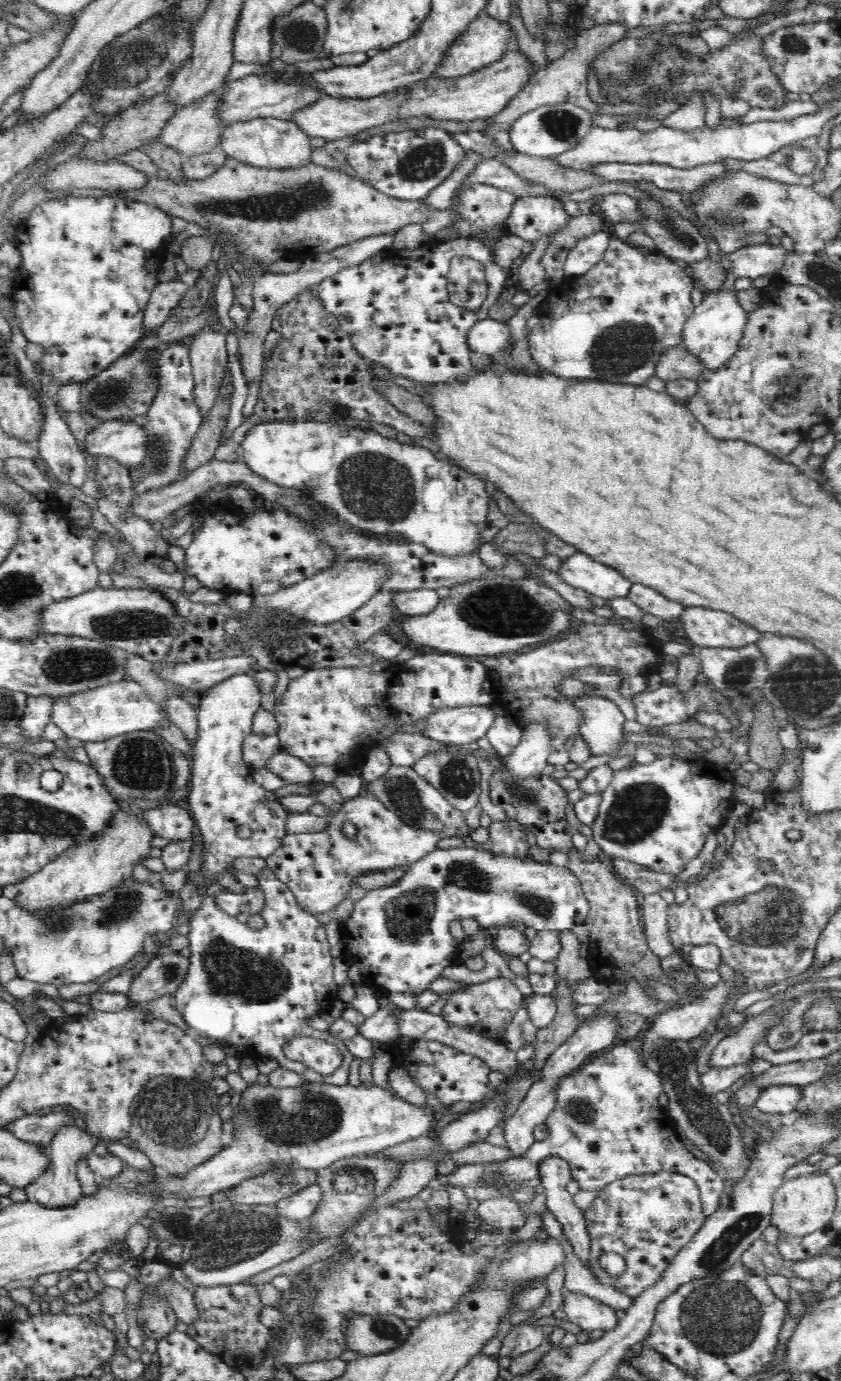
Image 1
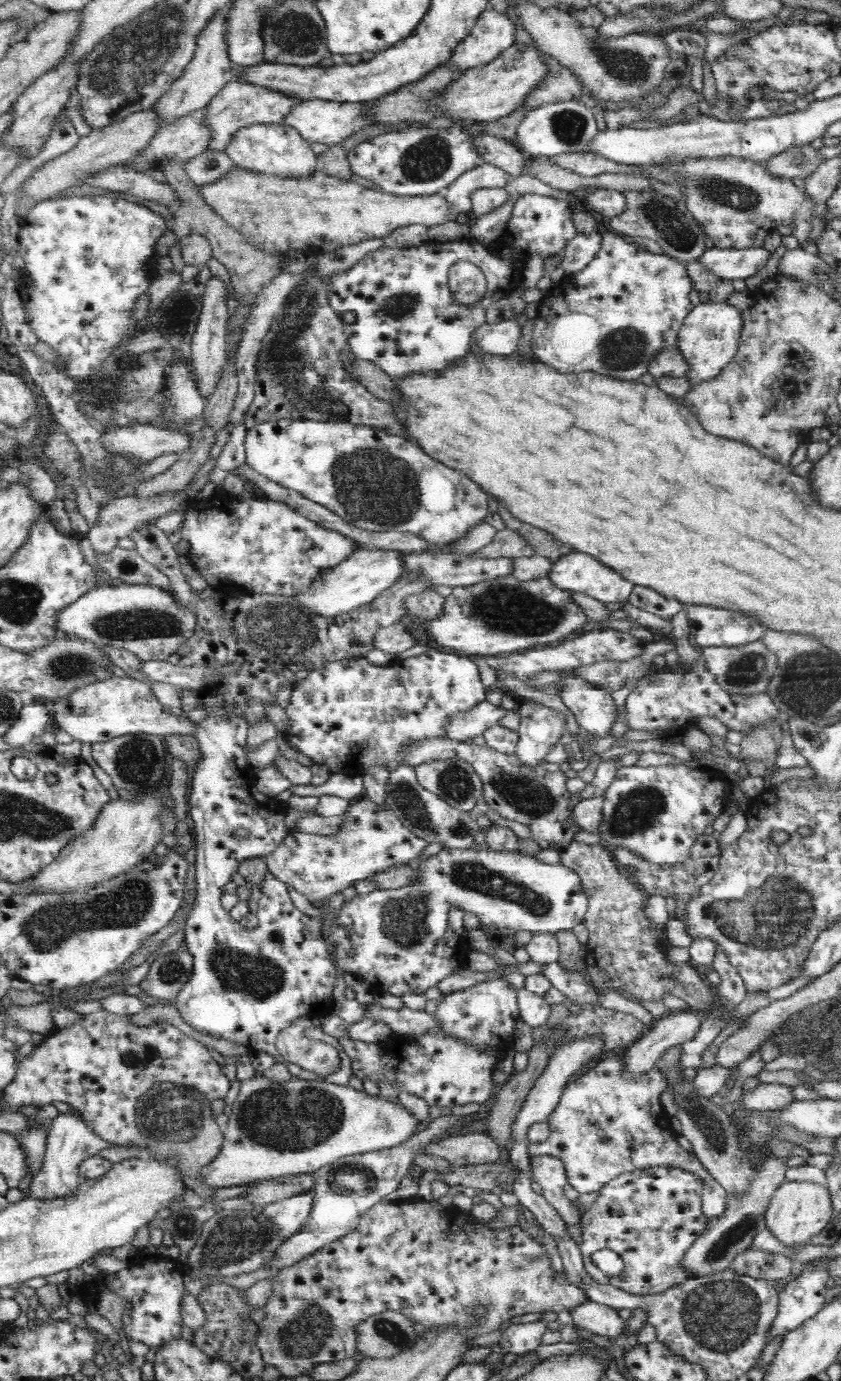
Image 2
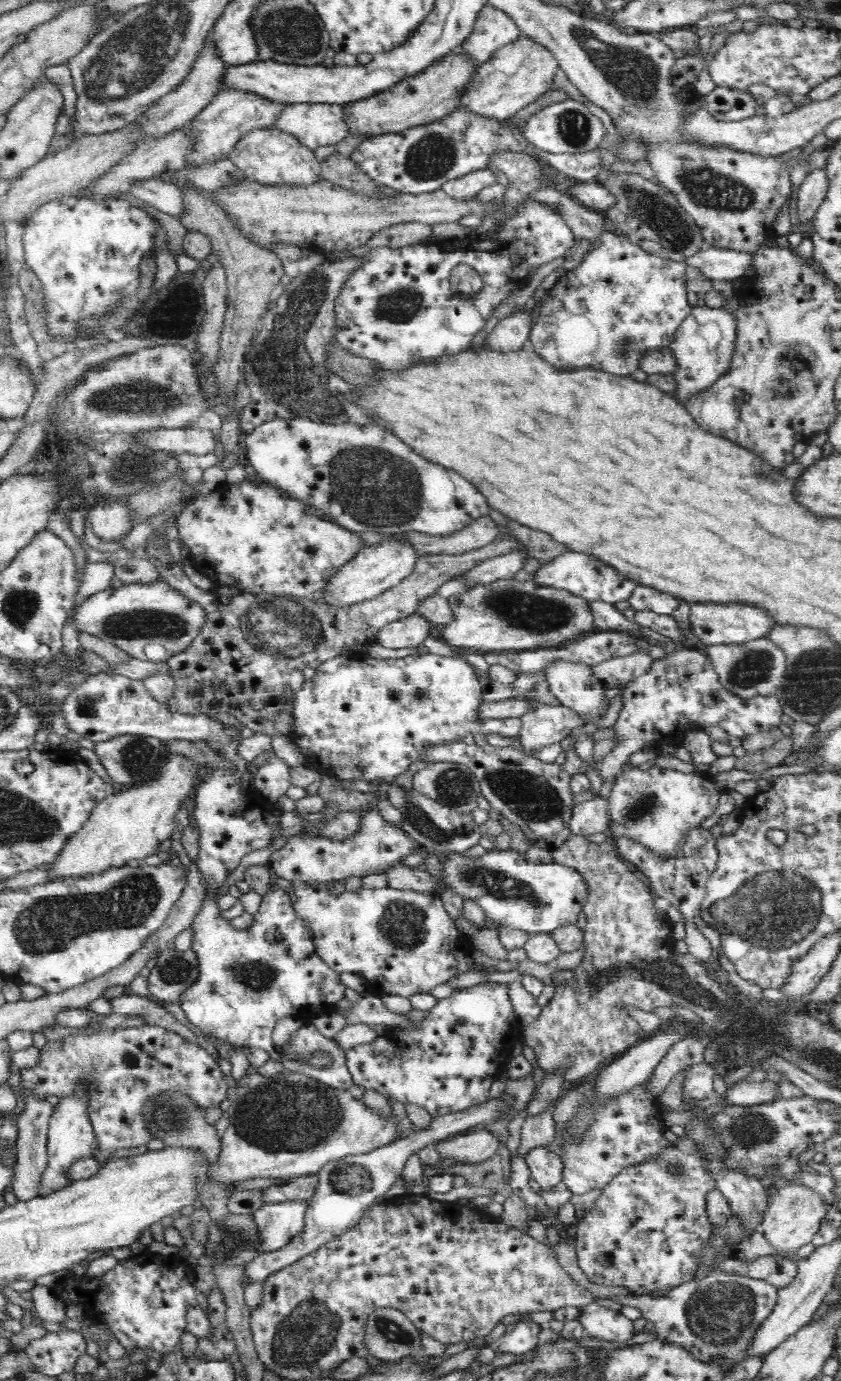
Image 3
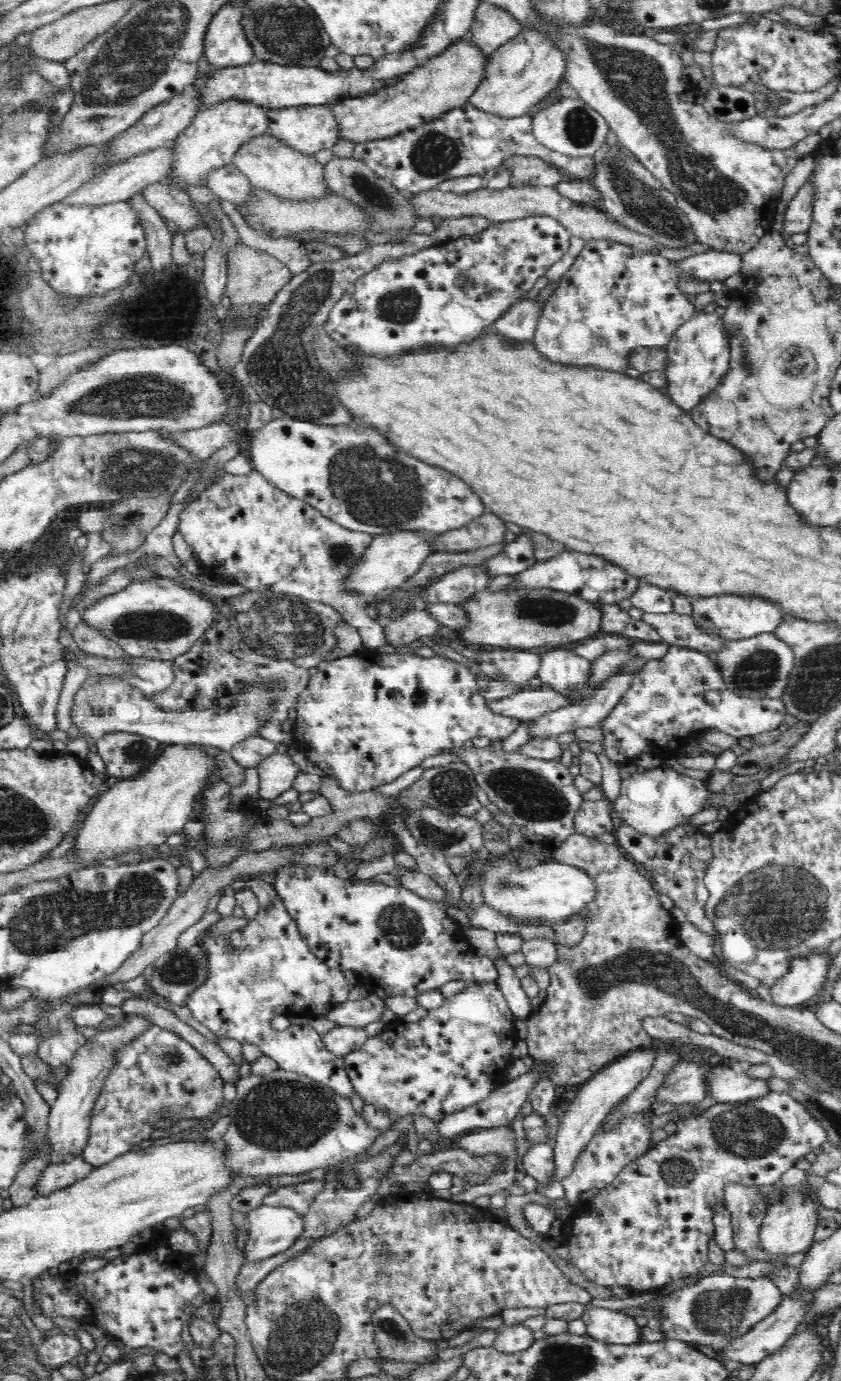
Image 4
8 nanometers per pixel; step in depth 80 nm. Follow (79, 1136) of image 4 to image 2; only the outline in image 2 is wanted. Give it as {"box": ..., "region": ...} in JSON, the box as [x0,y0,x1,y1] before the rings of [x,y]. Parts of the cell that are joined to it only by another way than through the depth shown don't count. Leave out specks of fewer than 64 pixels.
{"box":[28,1113,112,1200],"region":[[[59,1113],[56,1118],[52,1119],[52,1126],[49,1127],[42,1168],[29,1184],[28,1196],[38,1200],[56,1200],[56,1198],[66,1198],[66,1196],[76,1194],[81,1183],[80,1164],[98,1155],[100,1150],[110,1147],[112,1144],[87,1128],[79,1113]]]}

